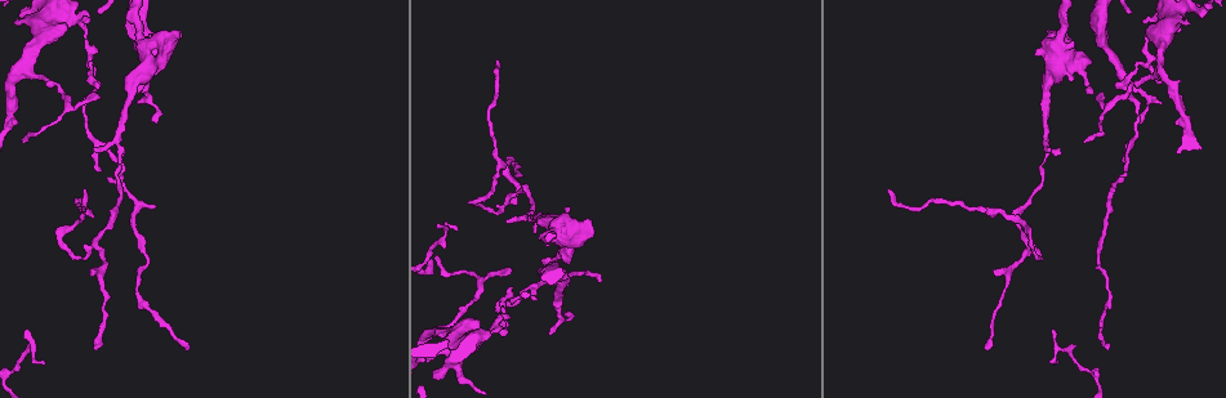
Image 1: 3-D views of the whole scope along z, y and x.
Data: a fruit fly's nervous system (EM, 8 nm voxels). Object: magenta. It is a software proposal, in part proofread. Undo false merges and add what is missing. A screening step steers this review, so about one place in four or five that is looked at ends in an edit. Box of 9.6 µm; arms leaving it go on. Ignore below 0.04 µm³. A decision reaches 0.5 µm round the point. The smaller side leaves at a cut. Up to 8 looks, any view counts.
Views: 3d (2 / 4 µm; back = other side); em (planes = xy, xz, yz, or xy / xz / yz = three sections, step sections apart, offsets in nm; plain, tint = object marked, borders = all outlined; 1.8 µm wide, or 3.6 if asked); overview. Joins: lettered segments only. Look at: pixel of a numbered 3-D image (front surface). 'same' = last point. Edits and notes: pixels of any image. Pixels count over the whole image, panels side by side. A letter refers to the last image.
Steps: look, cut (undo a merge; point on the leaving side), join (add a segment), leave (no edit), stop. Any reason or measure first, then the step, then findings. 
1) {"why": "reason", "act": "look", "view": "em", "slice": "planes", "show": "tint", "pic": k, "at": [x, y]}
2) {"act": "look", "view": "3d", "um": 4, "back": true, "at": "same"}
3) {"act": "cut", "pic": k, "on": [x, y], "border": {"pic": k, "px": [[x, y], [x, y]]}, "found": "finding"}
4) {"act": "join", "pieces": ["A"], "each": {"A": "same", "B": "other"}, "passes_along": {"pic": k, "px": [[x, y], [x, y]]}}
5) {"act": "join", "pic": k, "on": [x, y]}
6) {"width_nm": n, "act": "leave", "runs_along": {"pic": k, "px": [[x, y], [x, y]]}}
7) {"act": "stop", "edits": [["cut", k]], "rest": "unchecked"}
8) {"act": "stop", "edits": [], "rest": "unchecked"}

{"why": "an open end", "act": "look", "view": "em", "slice": "xz", "step": 16, "show": "borders", "pic": 1, "at": [180, 38]}

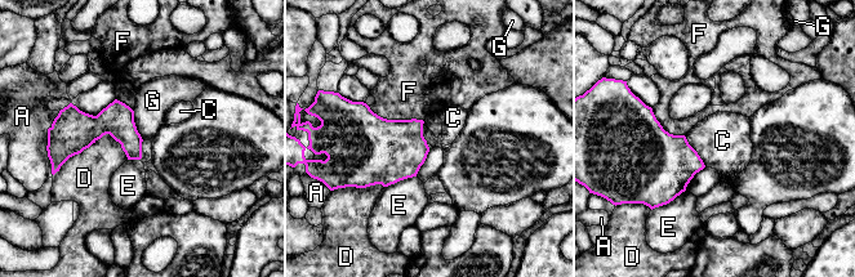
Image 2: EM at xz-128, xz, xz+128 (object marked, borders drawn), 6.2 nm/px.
{"why": "cut it another way", "act": "look", "view": "em", "slice": "planes", "show": "borders", "at": "same"}

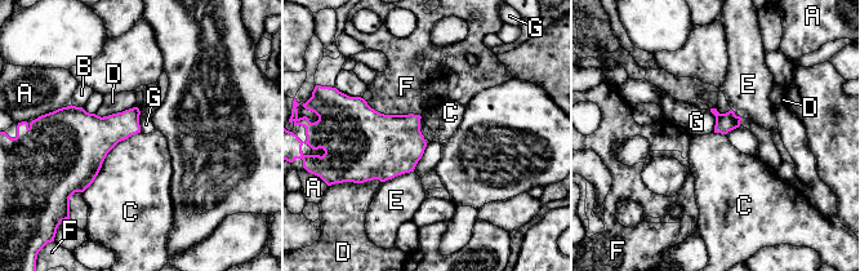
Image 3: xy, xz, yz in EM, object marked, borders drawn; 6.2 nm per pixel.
{"longest_contact_nm": ["C", 550], "act": "leave", "each": {"A": "other", "B": "other", "C": "other", "D": "other", "E": "other", "F": "other", "G": "other"}, "border": {"pic": 3, "px": [[141, 132], [107, 154], [83, 192]]}, "found": "no lettered segment goes on from it"}

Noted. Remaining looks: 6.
{"why": "side arm on a straight run", "act": "look", "view": "em", "slice": "planes", "show": "plain", "pic": 1, "at": [60, 18]}

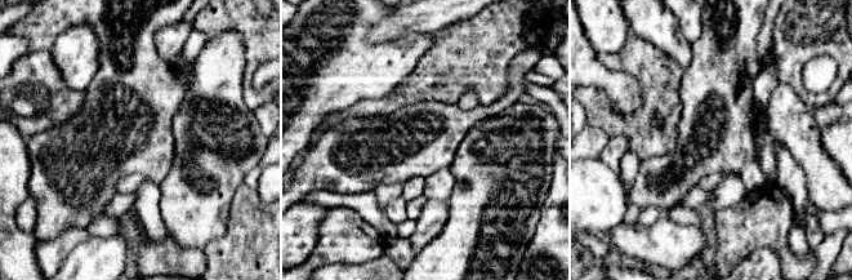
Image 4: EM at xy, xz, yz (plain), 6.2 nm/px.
{"why": "what lies round it", "act": "look", "view": "em", "slice": "planes", "show": "borders", "at": "same"}

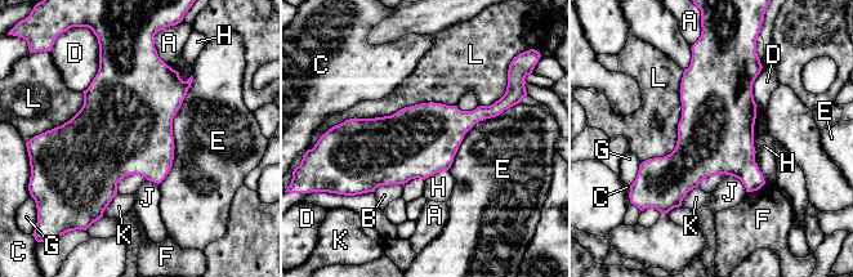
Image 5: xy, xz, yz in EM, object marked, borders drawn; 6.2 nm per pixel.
{"longest_contact_nm": ["L", 750], "act": "leave", "each": {"A": "other", "B": "other", "C": "other", "D": "other", "E": "other", "F": "other", "G": "other", "H": "other", "J": "other", "K": "other", "L": "other"}, "border": {"pic": 5, "px": [[192, 75], [159, 184]]}, "found": "one neuron here"}

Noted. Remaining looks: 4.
{"why": "sharp bend", "act": "look", "view": "em", "um": 3.6, "slice": "planes", "show": "tint", "pic": 1, "at": [503, 298]}

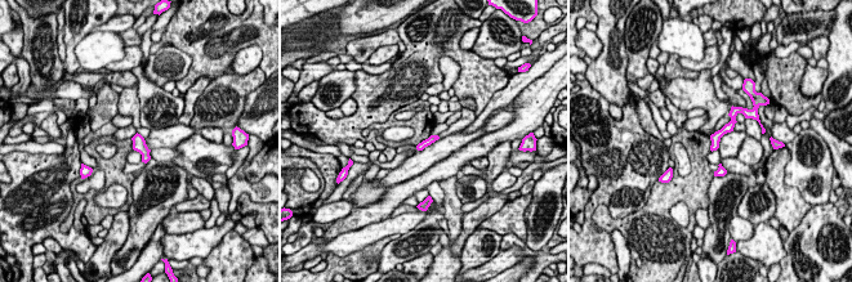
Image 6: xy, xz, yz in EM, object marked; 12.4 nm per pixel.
{"act": "look", "view": "em", "um": 3.6, "slice": "planes", "show": "borders", "at": "same"}

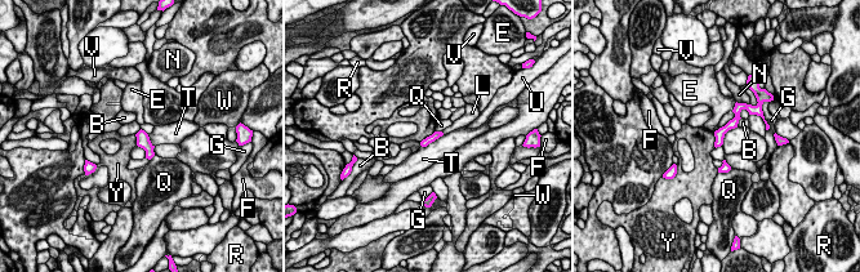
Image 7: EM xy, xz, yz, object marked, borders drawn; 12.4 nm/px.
{"act": "leave", "each": {"B": "other", "E": "other", "F": "other", "G": "other", "L": "other", "N": "other", "Q": "other", "R": "other", "T": "other", "U": "other", "V": "other", "W": "other", "Y": "other"}, "runs_along": {"pic": 7, "px": [[738, 107], [736, 117], [717, 143]]}, "found": "all the same neuron"}

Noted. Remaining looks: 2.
{"why": "branch stops here", "act": "look", "view": "em", "slice": "planes", "show": "borders", "pic": 1, "at": [507, 161]}

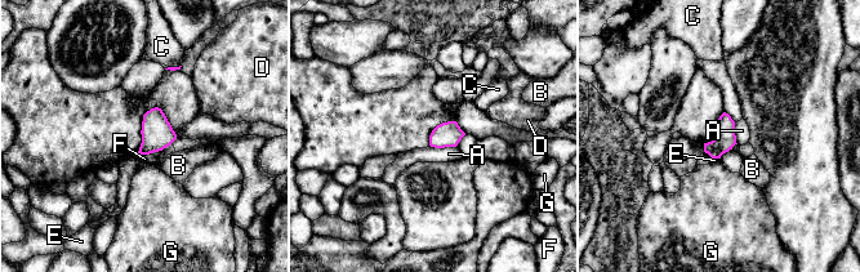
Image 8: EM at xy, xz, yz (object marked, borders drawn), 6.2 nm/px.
{"width_nm": 130, "act": "leave", "each": {"A": "other", "B": "other", "C": "other", "D": "other", "E": "other", "F": "other", "G": "other"}, "border": {"pic": 8, "px": [[430, 145], [435, 147], [455, 147]]}, "found": "no lettered segment goes on from it"}

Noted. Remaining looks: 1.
{"act": "stop", "edits": [], "rest": "unchecked"}

